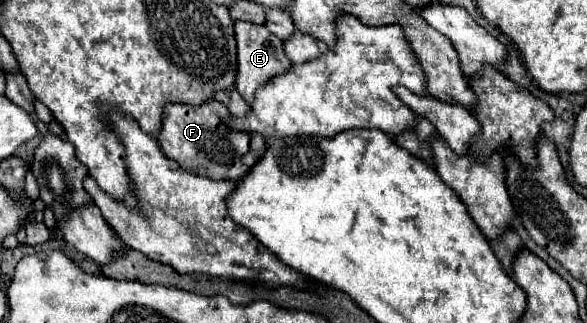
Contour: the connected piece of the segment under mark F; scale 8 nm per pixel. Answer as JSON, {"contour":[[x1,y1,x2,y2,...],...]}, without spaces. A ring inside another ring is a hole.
{"contour":[[213,98,199,108,171,104,163,114,163,128,157,136,157,142,167,158,173,158,179,162,179,166,183,166,183,170,191,174,199,174,211,180,241,180,263,158,267,142,265,138,259,138,259,134,251,136,233,132,223,118,229,118,229,112]]}

